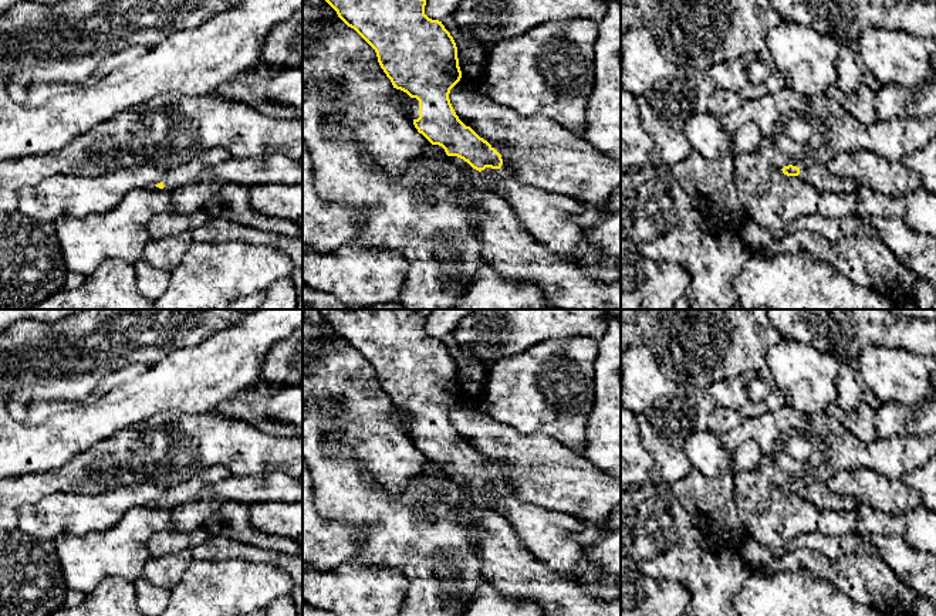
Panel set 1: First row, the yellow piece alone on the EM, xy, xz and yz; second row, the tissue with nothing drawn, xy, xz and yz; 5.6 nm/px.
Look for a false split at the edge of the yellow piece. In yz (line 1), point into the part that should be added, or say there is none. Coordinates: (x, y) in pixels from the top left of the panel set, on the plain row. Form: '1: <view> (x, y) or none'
1: yz (818, 493)

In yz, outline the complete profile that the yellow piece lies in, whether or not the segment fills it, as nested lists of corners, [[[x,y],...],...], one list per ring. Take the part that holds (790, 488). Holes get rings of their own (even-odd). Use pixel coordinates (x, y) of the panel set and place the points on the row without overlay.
[[[788,483],[781,488],[787,494],[800,494],[818,510],[851,511],[859,504],[859,501],[851,495],[841,495],[831,491],[827,483],[808,483],[804,485]]]

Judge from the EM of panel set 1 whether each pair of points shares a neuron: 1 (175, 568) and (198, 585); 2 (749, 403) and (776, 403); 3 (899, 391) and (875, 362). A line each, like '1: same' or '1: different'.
1: different
2: same
3: same

